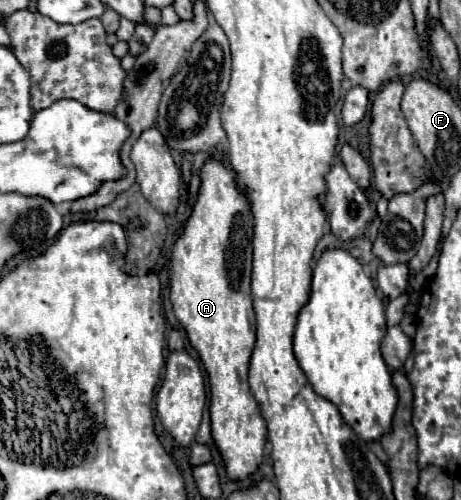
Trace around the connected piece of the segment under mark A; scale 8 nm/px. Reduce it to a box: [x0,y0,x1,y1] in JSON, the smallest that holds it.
[171,154,267,480]

